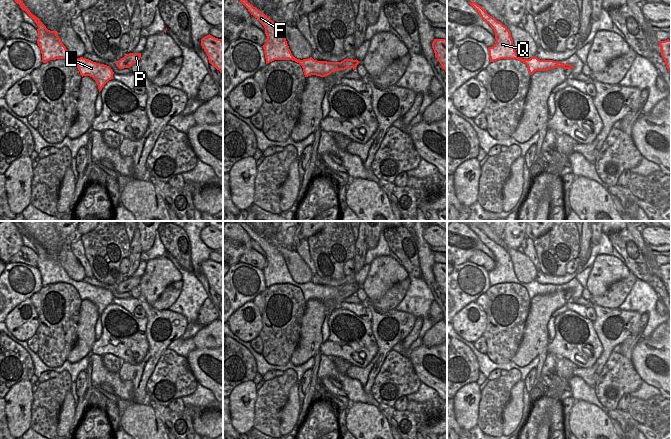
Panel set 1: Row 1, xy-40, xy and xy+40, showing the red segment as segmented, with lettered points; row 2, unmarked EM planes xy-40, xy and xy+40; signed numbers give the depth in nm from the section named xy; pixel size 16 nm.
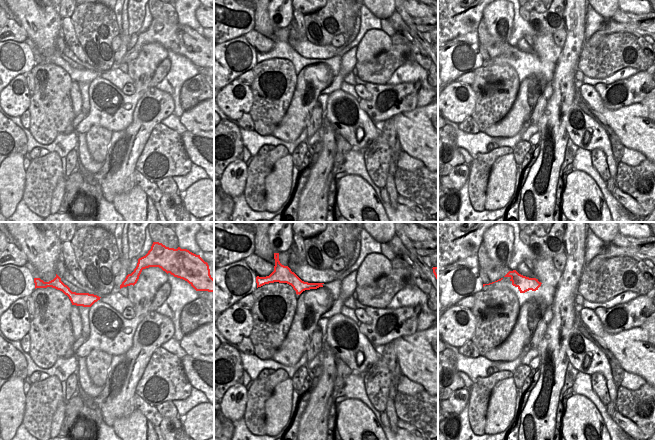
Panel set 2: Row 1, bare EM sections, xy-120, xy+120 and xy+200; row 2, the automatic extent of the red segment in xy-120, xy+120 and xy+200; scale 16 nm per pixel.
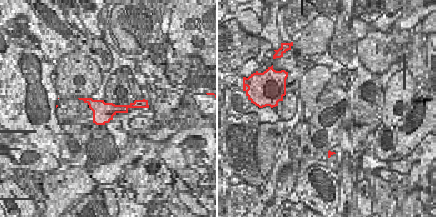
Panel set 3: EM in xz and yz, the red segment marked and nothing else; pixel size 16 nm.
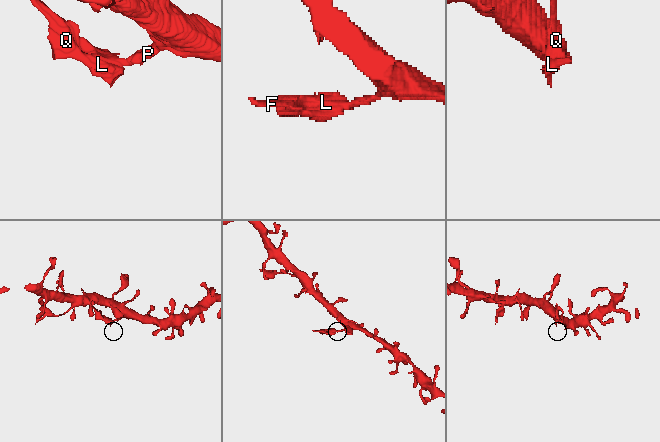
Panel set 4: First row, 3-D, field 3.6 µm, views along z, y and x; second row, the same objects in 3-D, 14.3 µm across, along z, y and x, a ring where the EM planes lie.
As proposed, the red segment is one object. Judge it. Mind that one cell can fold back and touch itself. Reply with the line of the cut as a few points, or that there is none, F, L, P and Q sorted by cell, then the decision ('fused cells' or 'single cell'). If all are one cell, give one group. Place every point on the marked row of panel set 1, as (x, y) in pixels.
cut in xy along (337, 62), (338, 67), (336, 69); F L Q / P; fused cells

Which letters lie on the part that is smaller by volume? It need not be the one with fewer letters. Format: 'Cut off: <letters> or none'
Cut off: F, L, Q.

